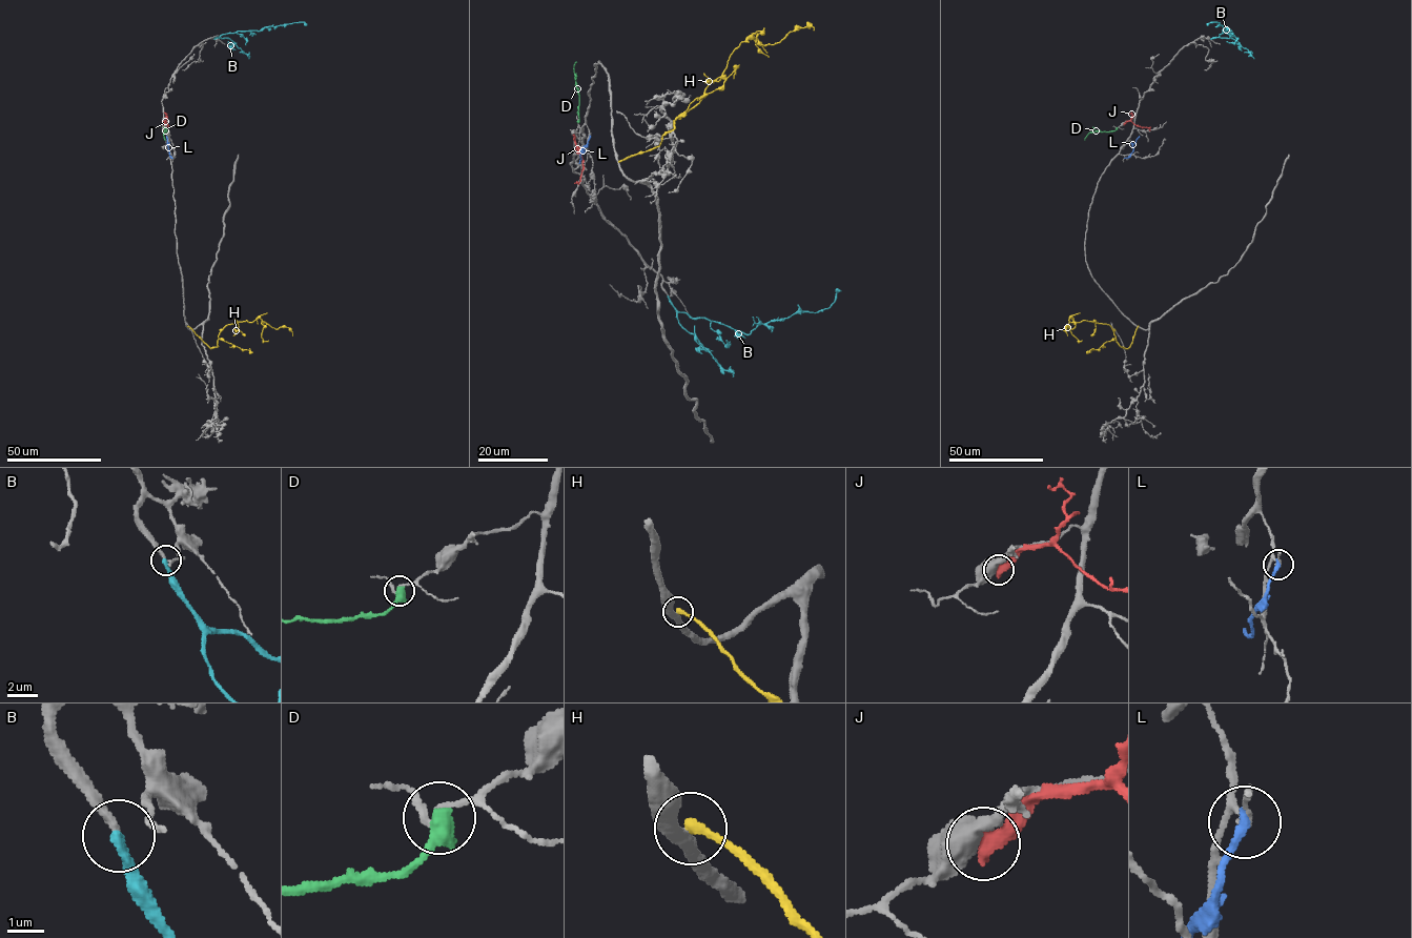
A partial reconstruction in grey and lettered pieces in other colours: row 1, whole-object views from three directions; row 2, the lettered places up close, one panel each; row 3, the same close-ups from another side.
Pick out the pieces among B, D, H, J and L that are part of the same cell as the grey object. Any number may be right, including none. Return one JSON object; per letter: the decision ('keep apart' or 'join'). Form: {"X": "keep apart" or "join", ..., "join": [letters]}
{"B": "join", "D": "keep apart", "H": "keep apart", "J": "keep apart", "L": "keep apart", "join": ["B"]}

